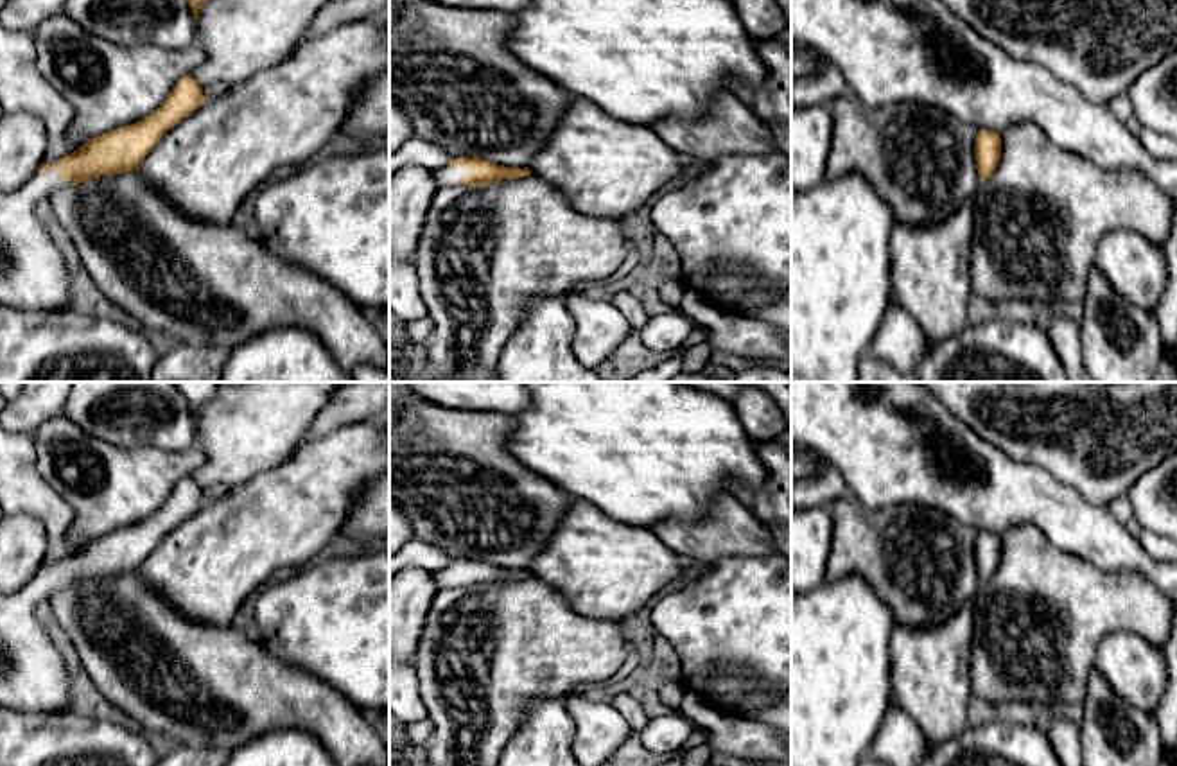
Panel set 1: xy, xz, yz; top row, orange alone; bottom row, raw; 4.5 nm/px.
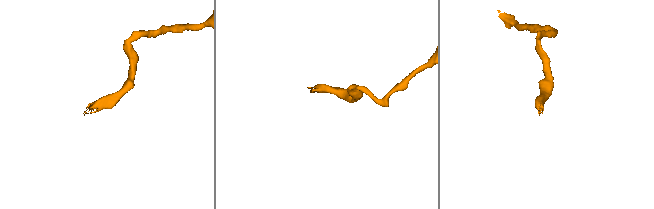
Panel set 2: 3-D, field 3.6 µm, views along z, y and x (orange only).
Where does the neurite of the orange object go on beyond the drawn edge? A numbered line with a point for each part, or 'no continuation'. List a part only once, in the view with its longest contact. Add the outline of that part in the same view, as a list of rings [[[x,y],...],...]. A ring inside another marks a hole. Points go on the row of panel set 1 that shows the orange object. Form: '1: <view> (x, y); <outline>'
1: xy (34, 275); [[[52,167],[14,192],[0,188],[0,305],[22,310],[72,309],[66,246],[36,213],[41,197],[68,185]]]

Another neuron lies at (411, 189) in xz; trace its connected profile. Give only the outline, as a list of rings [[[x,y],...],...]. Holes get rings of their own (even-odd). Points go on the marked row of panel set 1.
[[[420,165],[402,167],[389,176],[389,257],[414,264],[436,190],[432,170]]]

